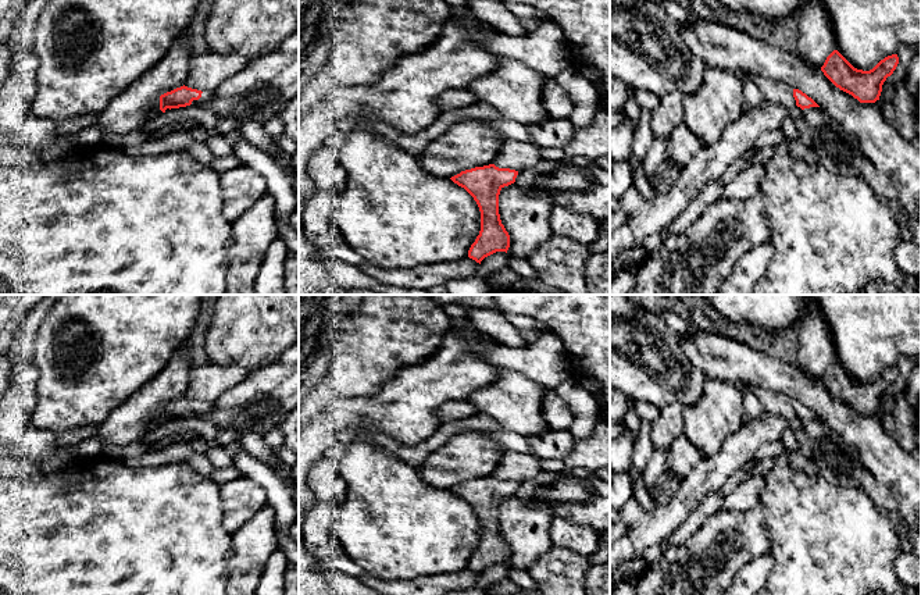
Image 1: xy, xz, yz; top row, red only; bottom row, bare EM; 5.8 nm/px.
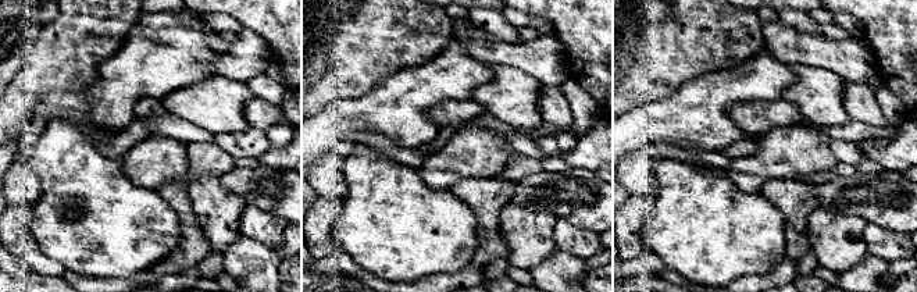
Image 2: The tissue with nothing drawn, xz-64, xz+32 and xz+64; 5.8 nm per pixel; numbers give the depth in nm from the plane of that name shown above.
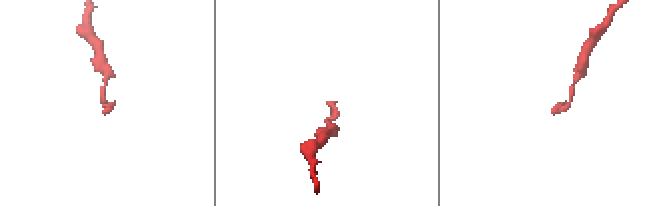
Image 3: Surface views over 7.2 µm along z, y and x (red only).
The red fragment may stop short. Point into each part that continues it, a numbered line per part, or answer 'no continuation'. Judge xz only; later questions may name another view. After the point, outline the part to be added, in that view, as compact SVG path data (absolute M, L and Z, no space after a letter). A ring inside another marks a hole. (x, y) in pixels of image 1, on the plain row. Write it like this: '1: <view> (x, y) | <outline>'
1: xz (514, 466) | M504 449L493 475L521 484L540 471L539 459L533 455Z

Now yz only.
1: yz (777, 403) | M756 385L745 386L742 388L742 392L743 391L753 392L758 398L765 413L772 413L786 420L793 420L796 417L796 411L793 409L793 400L786 395L767 391Z

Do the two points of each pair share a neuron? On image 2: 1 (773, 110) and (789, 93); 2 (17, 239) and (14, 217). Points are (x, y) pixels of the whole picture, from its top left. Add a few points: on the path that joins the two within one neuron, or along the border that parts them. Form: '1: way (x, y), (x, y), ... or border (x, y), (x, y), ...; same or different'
1: border (781, 98), (791, 102), (803, 117); different
2: way (15, 234), (14, 223); same

